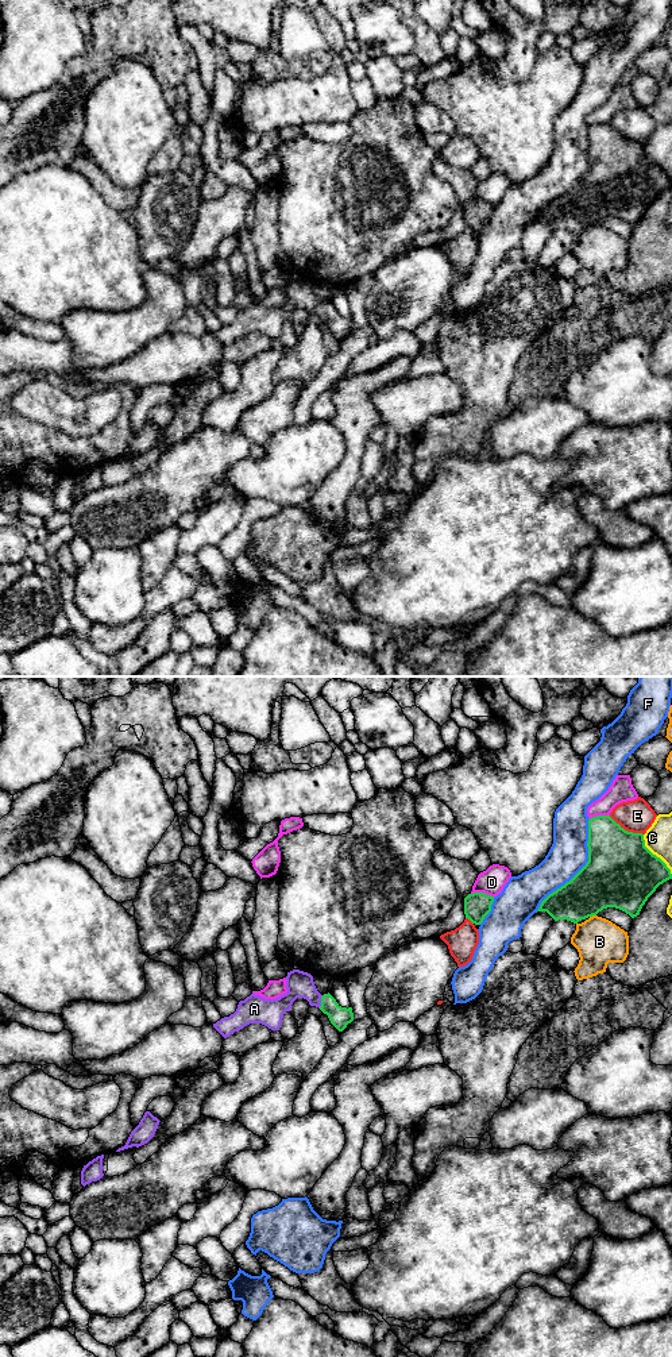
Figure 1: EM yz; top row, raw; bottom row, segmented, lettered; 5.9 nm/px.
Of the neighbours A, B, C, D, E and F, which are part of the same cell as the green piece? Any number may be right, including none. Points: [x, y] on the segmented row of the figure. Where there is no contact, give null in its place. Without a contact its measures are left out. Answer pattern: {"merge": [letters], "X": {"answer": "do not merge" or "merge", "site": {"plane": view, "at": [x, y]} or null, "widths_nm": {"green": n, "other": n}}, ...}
{"merge": ["A"], "A": {"answer": "merge", "site": {"plane": "yz", "at": [321, 1002]}, "widths_nm": {"green": 120, "other": 160}}, "B": {"answer": "do not merge", "site": {"plane": "yz", "at": [593, 914]}, "widths_nm": {"green": 360, "other": 280}}, "C": {"answer": "do not merge", "site": {"plane": "yz", "at": [655, 855]}, "widths_nm": {"green": 420, "other": 160}}, "D": {"answer": "do not merge", "site": {"plane": "yz", "at": [482, 893]}, "widths_nm": {"green": 160, "other": 160}}, "E": {"answer": "do not merge", "site": {"plane": "yz", "at": [626, 831]}, "widths_nm": {"green": 420, "other": 200}}, "F": {"answer": "do not merge", "site": {"plane": "yz", "at": [582, 868]}, "widths_nm": {"green": 420, "other": 220}}}

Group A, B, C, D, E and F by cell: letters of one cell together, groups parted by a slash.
A / B / C / D / E / F

